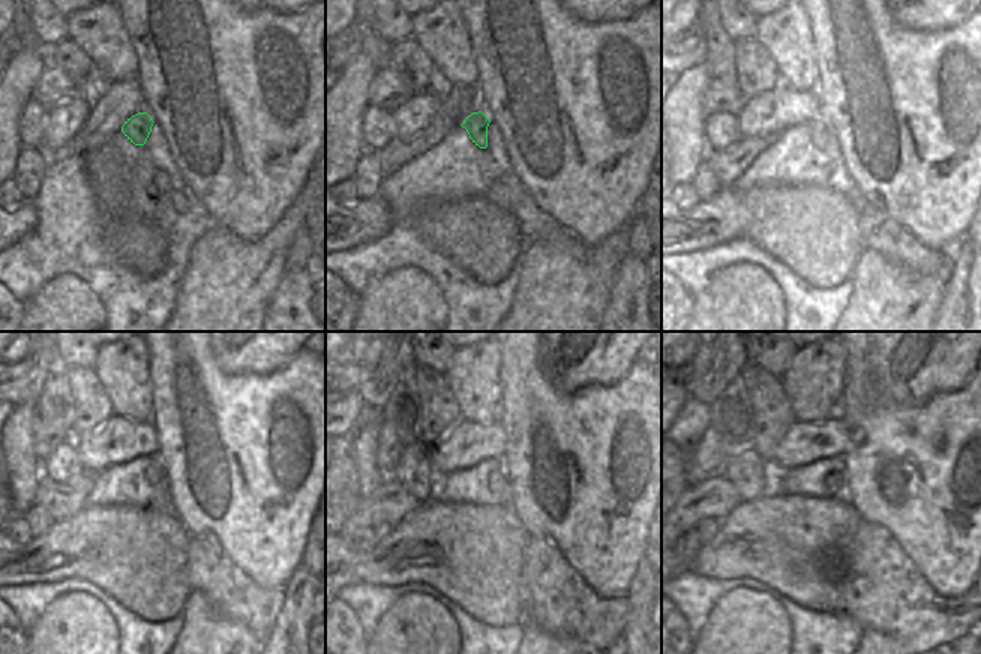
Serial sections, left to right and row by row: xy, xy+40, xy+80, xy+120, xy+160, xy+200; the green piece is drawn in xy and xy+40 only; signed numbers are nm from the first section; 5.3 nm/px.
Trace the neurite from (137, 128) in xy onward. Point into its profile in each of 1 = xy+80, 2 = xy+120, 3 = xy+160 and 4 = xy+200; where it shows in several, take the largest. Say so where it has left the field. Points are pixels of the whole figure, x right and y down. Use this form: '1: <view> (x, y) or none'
1: xy+80 (819, 129)
2: xy+120 (153, 473)
3: xy+160 (498, 483)
4: xy+200 (834, 483)

